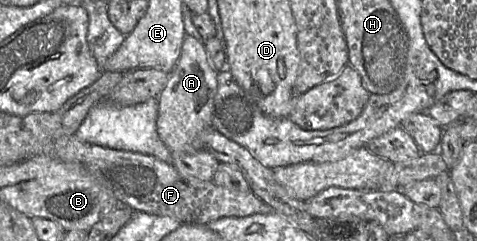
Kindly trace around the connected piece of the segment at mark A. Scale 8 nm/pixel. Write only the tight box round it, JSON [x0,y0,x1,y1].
[157,35,218,152]

